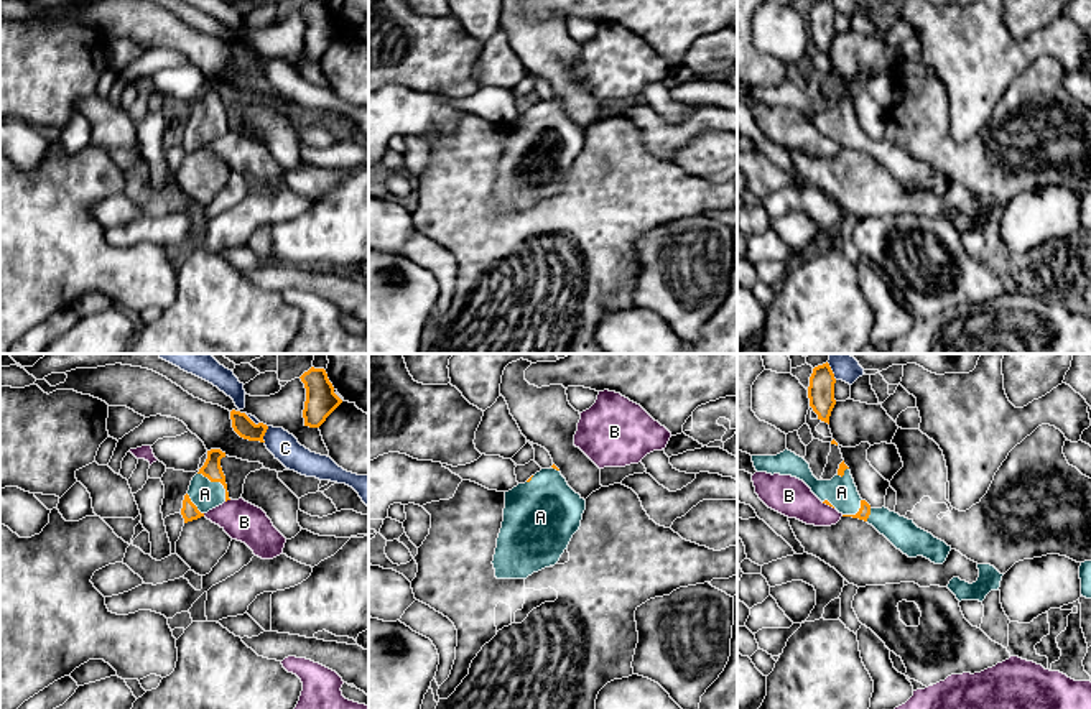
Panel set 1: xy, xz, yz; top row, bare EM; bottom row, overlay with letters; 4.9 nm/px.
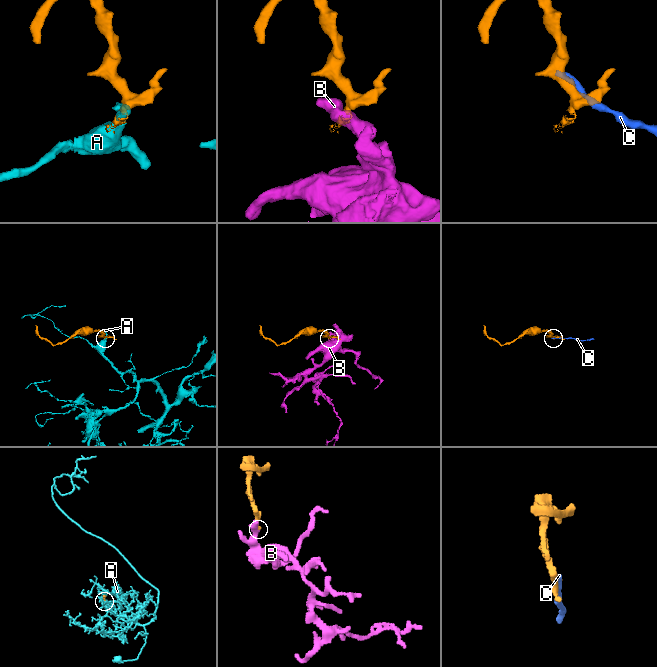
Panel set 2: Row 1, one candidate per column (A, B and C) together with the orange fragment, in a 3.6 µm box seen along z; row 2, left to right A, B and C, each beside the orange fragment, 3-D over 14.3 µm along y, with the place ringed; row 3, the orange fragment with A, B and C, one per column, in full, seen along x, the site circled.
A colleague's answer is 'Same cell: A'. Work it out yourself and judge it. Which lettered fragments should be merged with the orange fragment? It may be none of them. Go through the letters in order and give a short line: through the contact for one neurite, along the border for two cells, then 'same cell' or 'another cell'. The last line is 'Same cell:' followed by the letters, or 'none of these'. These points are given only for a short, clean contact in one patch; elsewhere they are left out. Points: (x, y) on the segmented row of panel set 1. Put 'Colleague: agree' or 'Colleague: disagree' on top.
Colleague: agree
A: same cell
B: xy (231, 499), (226, 502) | another cell
C: another cell
Same cell: A

